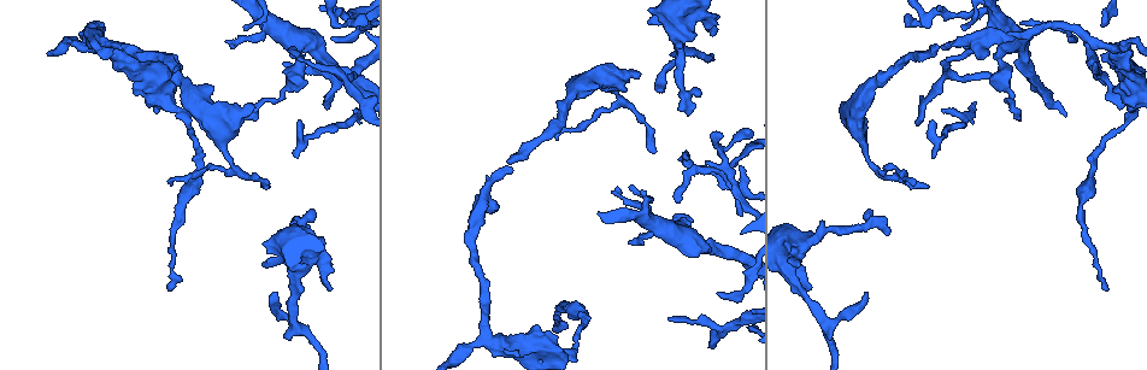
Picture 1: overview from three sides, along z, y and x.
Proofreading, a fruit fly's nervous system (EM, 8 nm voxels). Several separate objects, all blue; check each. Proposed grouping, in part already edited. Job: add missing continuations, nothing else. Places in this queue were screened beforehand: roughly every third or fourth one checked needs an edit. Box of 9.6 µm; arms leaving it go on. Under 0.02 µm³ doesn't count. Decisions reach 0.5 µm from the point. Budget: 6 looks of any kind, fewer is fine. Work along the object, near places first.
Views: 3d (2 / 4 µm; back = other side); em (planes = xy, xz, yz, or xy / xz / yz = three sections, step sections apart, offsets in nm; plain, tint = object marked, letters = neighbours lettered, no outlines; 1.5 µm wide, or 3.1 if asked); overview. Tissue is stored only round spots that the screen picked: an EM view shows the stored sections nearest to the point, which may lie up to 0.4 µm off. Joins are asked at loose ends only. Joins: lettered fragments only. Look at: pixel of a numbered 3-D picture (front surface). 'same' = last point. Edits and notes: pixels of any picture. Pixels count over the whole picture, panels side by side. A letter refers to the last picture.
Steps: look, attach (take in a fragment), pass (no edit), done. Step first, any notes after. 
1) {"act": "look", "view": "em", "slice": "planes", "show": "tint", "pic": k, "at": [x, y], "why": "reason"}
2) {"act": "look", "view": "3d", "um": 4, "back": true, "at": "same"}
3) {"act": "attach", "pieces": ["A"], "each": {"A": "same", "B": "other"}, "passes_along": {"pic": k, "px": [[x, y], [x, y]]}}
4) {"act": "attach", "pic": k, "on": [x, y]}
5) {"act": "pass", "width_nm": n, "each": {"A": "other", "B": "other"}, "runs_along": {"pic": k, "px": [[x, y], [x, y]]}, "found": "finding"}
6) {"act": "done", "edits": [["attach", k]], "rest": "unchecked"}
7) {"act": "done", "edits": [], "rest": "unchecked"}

{"act": "look", "view": "em", "slice": "planes", "show": "letters", "pic": 1, "at": [660, 90], "why": "free end"}

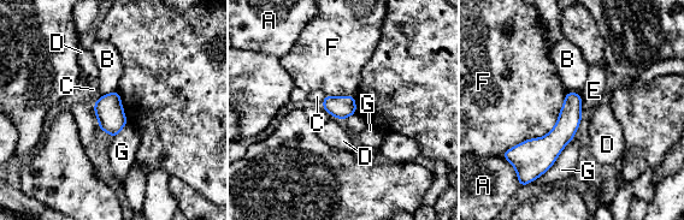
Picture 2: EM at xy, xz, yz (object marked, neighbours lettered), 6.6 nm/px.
{"act": "pass", "longest_contact_nm": ["F", 600], "each": {"A": "other", "B": "other", "C": "other", "D": "other", "E": "other", "F": "other", "G": "other"}, "found": "no lettered fragment goes on from it"}

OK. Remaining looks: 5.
{"act": "look", "view": "3d", "um": 2, "pic": 1, "at": [252, 107], "why": "free end"}

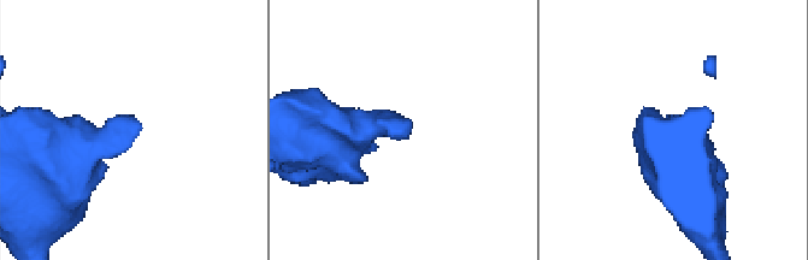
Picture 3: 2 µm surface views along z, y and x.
{"act": "look", "view": "em", "slice": "planes", "show": "letters", "pic": 3, "at": [141, 127], "why": "need the tissue"}

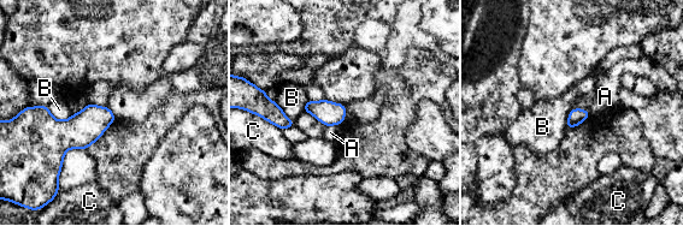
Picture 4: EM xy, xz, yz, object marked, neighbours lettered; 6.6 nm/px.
{"act": "pass", "each": {"A": "other", "B": "other", "C": "other"}, "border": {"pic": 4, "px": [[46, 106], [57, 119], [71, 116]]}, "found": "no lettered fragment goes on from it"}

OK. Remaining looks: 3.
{"act": "look", "view": "3d", "um": 2, "pic": 1, "at": [979, 58], "why": "an open end"}

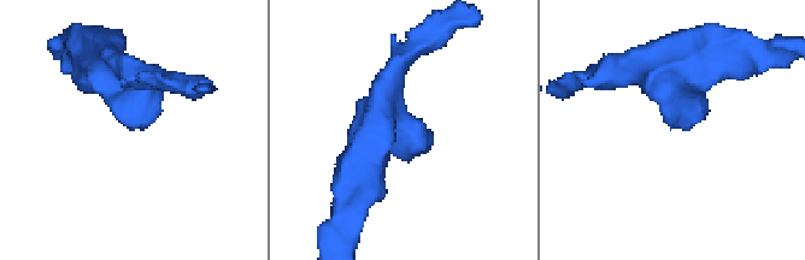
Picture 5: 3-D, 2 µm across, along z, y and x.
{"act": "look", "view": "em", "slice": "planes", "show": "letters", "pic": 5, "at": [676, 127], "arm_widths_nm": [190, 320]}

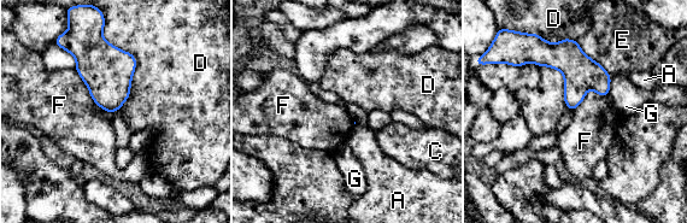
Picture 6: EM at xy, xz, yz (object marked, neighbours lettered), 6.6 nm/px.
{"act": "pass", "each": {"A": "other", "C": "other", "D": "other", "E": "other", "F": "other", "G": "other"}, "border": {"pic": 6, "px": [[608, 94], [589, 89], [571, 110]]}, "found": "no lettered fragment goes on from it"}

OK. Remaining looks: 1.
{"act": "done", "edits": [], "rest": "unchecked"}

